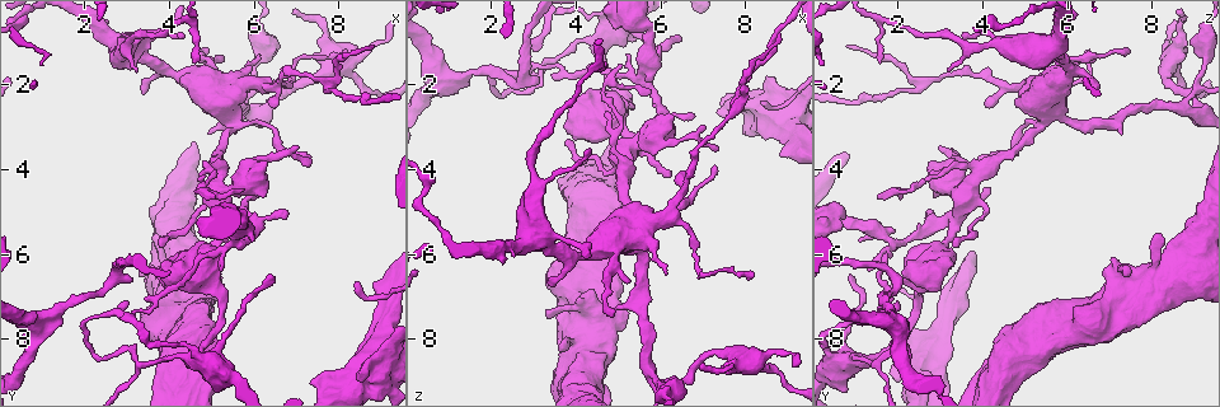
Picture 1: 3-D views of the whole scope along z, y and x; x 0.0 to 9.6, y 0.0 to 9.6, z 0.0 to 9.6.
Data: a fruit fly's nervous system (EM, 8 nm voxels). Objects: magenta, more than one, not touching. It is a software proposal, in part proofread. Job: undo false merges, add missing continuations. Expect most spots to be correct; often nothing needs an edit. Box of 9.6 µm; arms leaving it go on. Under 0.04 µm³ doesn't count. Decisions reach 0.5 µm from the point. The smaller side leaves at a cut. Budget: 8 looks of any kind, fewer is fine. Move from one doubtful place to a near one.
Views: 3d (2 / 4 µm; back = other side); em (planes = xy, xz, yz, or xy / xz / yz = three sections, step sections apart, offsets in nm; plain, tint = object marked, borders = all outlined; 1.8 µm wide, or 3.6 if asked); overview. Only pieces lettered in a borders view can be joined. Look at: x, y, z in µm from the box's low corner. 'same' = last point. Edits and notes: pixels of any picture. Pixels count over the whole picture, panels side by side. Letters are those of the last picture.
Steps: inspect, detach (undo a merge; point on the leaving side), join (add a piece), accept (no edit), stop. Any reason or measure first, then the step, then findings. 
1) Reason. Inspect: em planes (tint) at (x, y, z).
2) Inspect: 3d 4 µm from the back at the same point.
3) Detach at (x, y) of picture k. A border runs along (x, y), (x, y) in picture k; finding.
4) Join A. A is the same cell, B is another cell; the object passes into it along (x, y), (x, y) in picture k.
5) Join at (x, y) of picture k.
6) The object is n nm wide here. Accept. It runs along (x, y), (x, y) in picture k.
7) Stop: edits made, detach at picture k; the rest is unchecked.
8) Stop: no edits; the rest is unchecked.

Thin neck. Inspect: 3d 4 µm from the back at (5.80, 5.20, 0.70).

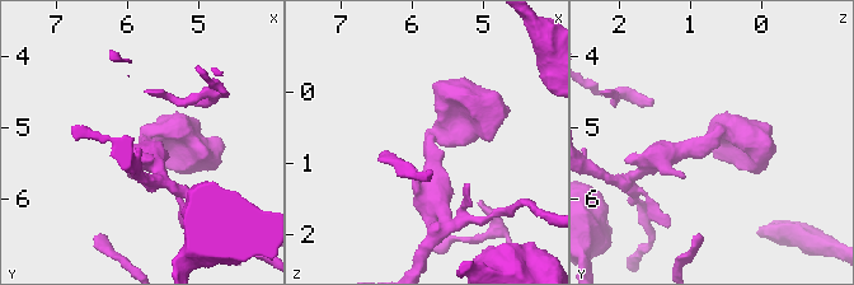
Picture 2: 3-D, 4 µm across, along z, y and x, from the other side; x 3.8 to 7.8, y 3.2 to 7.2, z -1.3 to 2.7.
The arms are 340, 420 nm wide. Inspect: em xz step 16 (borders) at (5.70, 5.15, 0.75).

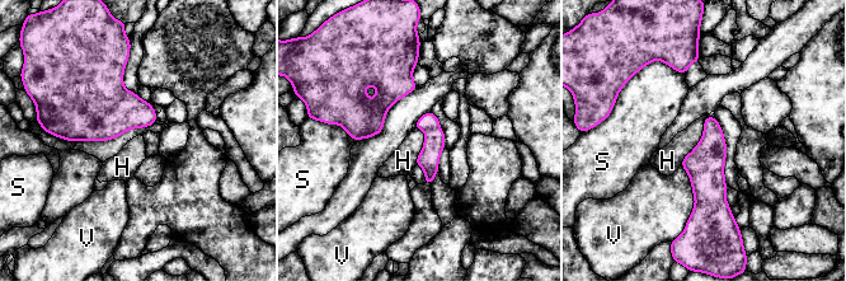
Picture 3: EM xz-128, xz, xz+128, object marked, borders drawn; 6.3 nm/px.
The longest contact is with V, 380 nm. Accept. H, S and V are other cells; a border runs along (706, 116), (701, 139), (681, 165) in picture 3; all the same cell.

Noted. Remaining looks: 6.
Free end. Inspect: em xz step 4 (tint) at (3.15, 6.60, 1.80).

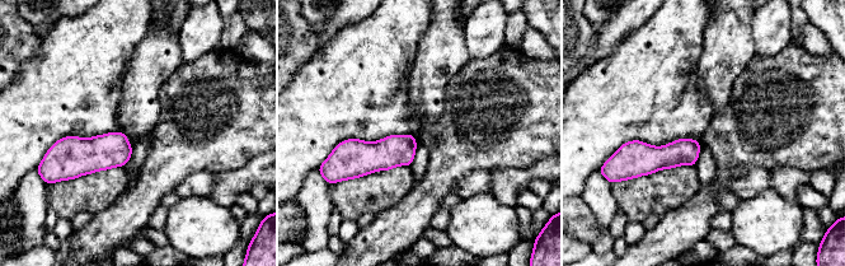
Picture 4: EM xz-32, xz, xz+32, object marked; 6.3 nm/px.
Cut it another way. Inspect: em planes (borders) at the same point.

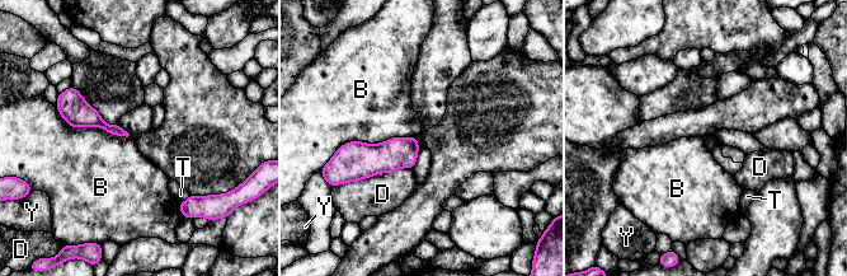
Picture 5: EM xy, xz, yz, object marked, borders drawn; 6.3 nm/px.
Accept. B, D, T and Y are other cells; a border runs along (415, 136), (346, 141), (335, 151) in picture 5; none of them fits.

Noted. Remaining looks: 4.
Branch stops here. Inspect: 3d 2 µm at (3.65, 5.60, 8.20).

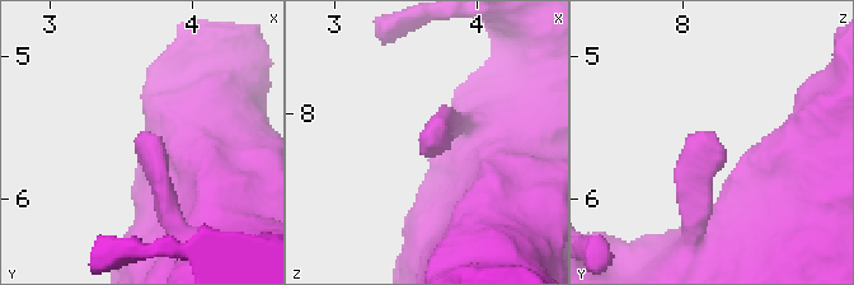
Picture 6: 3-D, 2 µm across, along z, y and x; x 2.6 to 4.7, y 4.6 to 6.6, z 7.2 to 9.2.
Need the tissue. Inspect: em planes (tint) at (3.62, 5.54, 8.20).

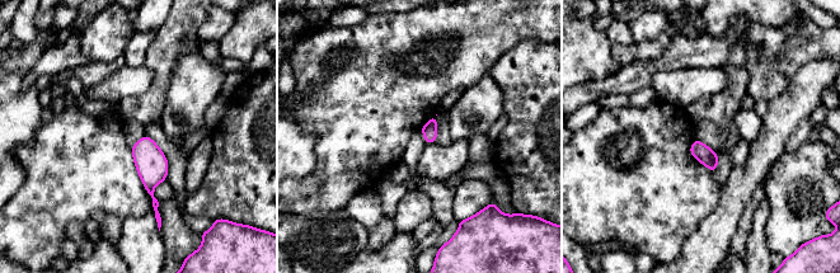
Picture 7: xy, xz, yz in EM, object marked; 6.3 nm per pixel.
Inspect: em planes (borders) at the same point.

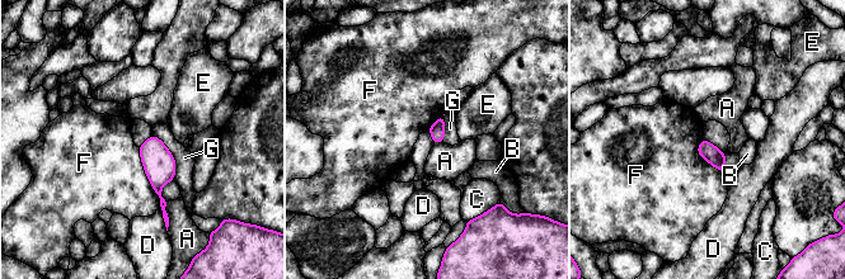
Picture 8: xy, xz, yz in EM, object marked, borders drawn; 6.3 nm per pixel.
Accept. A, B, C, D, E, F and G are other cells; a border runs along (137, 147), (145, 175), (156, 193) in picture 8; no lettered piece goes on from it.

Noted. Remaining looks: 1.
Stop: no edits; the rest is unchecked.

